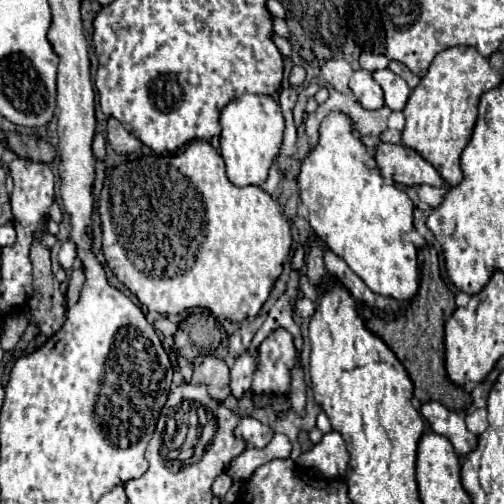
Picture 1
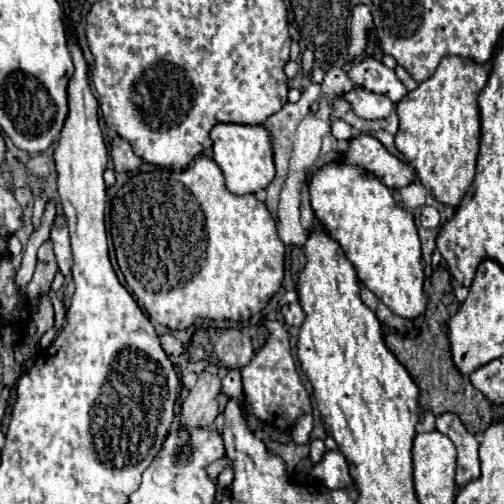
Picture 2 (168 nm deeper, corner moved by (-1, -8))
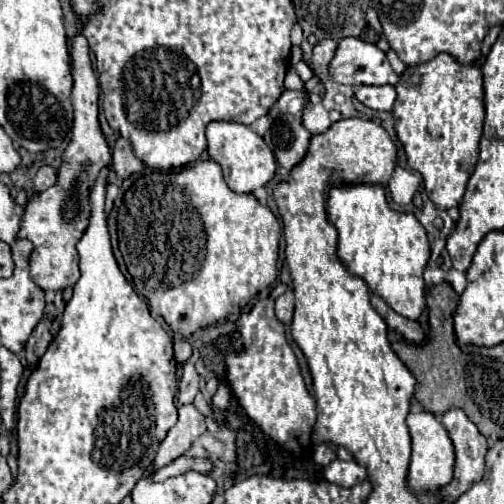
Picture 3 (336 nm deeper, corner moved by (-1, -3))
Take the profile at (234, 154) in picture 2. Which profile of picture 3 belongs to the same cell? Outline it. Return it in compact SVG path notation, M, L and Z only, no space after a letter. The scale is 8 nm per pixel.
M217 121L207 125L205 135L207 135L209 157L221 165L223 177L235 193L253 193L257 187L263 187L273 179L275 155L271 147L263 141L263 137L259 137L247 125Z

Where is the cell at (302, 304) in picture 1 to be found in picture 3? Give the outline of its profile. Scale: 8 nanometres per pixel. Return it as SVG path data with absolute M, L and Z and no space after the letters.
M287 289L281 297L277 297L275 301L275 315L281 323L289 325L293 319L293 307L295 307L295 299L293 299L293 291Z

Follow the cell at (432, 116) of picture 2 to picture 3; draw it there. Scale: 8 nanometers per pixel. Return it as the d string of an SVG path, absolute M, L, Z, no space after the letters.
M437 55L427 63L407 67L399 75L397 99L391 109L395 119L397 137L405 149L407 165L423 175L425 193L435 203L437 209L459 207L467 181L479 159L479 139L483 131L485 105L483 105L483 75L475 65L461 65L451 55Z

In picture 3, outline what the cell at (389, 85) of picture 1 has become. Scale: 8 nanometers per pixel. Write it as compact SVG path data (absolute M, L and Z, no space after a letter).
M359 37L339 41L329 63L329 75L333 81L345 85L397 85L399 79L385 53Z

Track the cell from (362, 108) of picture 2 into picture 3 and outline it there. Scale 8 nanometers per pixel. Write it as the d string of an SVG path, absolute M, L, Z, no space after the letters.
M359 85L355 87L355 97L365 107L371 107L377 111L391 111L395 103L395 87L393 85L379 85L379 87Z

